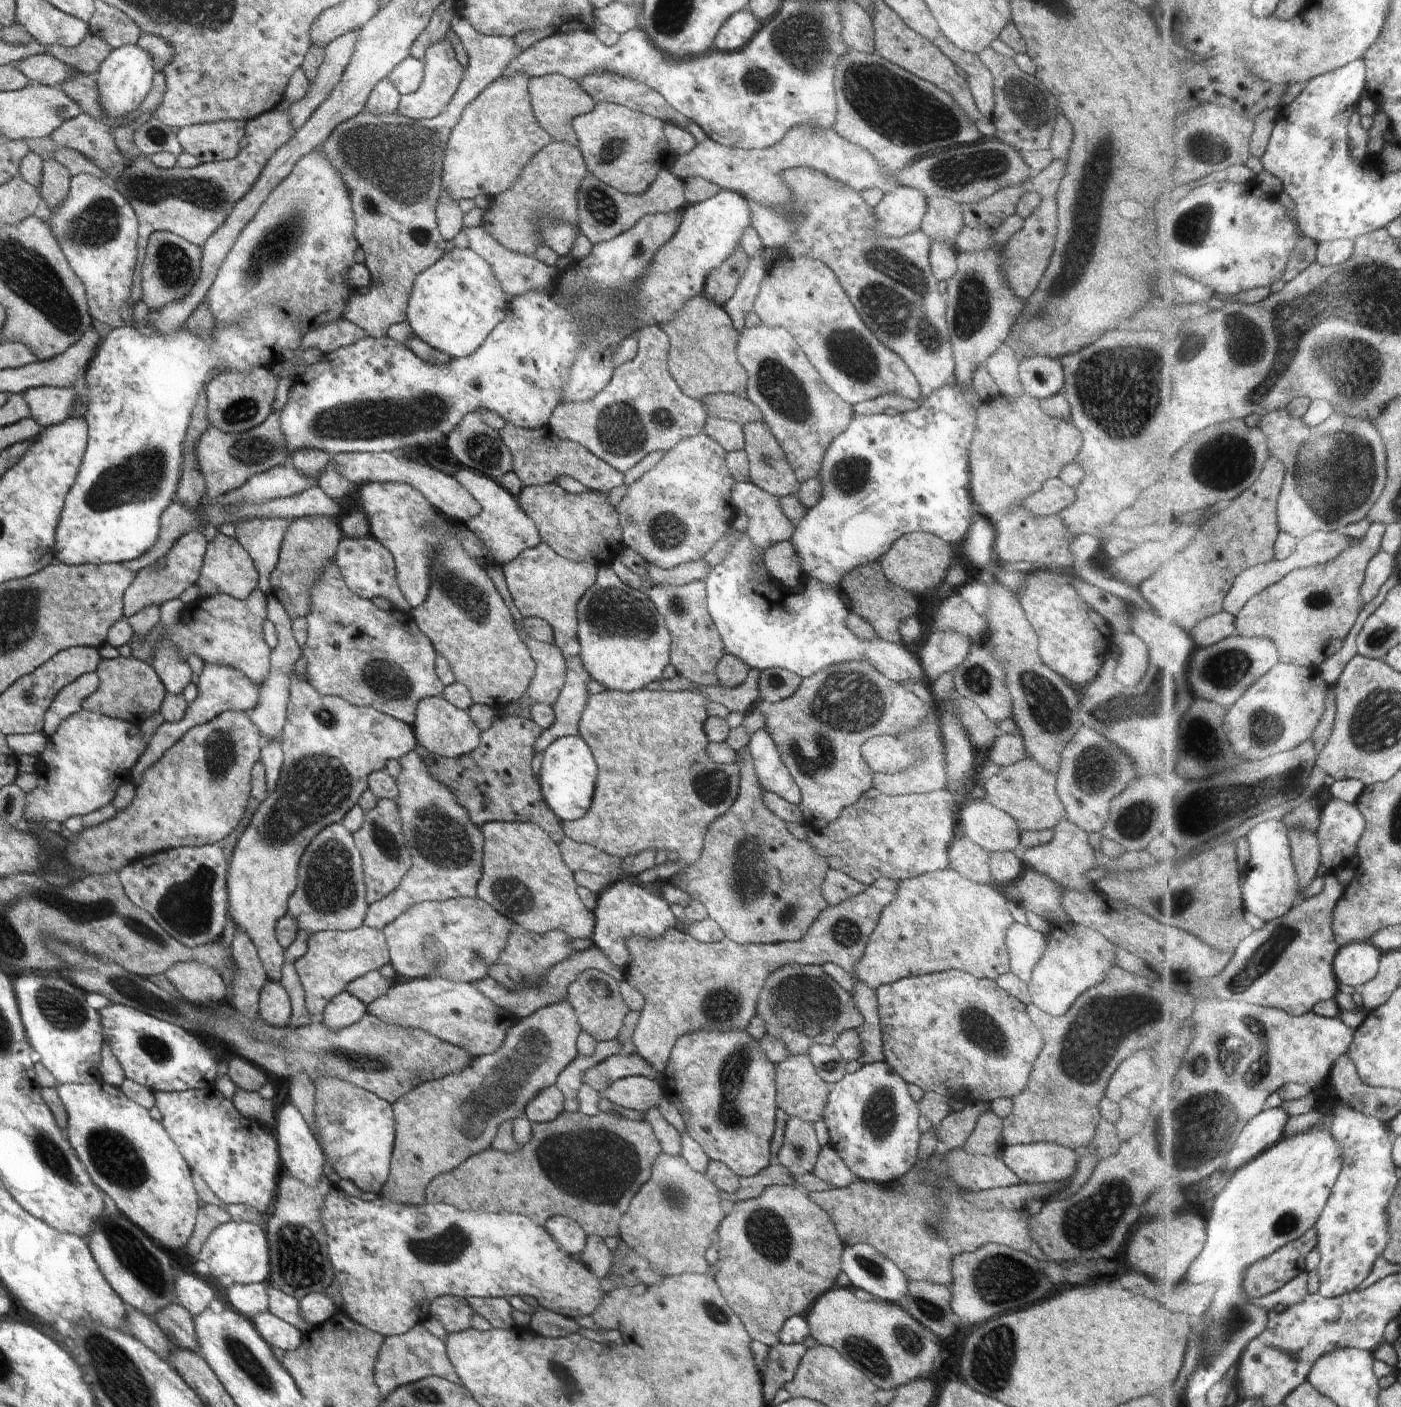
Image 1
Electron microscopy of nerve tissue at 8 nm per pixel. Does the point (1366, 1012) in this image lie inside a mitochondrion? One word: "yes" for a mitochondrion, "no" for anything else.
no

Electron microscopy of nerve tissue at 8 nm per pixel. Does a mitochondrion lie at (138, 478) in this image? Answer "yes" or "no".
yes

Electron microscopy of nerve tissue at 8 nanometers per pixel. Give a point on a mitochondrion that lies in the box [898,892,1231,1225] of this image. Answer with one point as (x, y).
(1090, 1042)

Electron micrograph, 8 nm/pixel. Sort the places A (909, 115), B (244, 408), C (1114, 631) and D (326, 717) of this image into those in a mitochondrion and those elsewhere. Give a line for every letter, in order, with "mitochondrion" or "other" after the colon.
A: mitochondrion
B: mitochondrion
C: other
D: mitochondrion

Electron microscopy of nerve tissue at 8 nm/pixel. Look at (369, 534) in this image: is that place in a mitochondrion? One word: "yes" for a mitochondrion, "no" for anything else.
no

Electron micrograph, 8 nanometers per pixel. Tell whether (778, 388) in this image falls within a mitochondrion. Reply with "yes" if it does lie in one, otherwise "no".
yes

